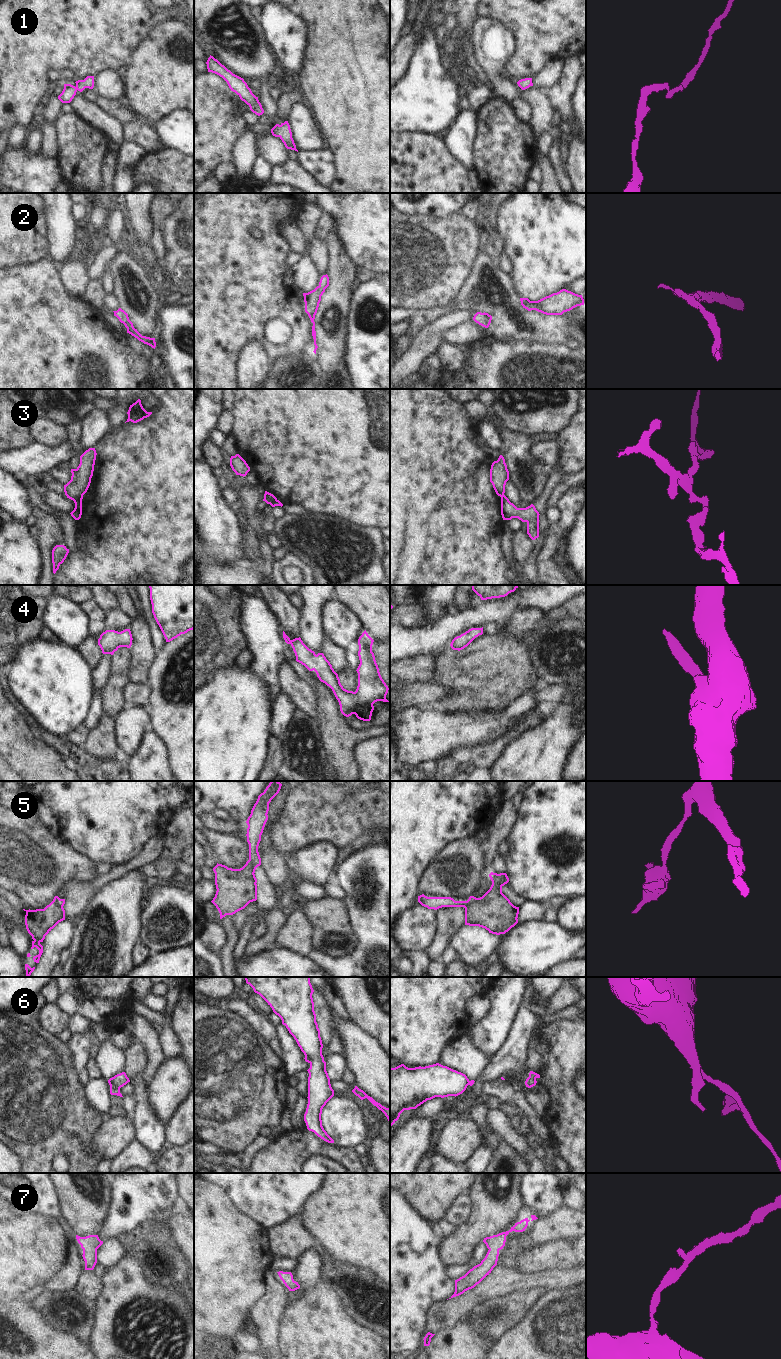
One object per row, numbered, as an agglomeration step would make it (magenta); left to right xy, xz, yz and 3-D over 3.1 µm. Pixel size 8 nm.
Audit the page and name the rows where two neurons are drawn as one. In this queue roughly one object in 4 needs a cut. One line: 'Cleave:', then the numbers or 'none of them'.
Cleave: 3, 5, 6

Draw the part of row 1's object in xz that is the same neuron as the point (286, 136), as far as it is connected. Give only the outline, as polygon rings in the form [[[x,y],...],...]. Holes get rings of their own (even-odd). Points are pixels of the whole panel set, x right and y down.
[[[285,121],[284,123],[281,123],[280,125],[276,124],[271,129],[271,133],[275,137],[279,137],[287,149],[295,150],[298,152],[298,150],[296,149],[294,140],[292,138],[292,132],[291,132],[288,121]]]

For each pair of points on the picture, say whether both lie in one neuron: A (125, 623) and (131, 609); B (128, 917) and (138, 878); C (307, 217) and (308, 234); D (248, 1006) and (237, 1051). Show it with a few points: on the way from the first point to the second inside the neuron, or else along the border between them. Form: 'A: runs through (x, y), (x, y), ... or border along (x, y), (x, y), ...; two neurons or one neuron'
A: border along (119, 608), (132, 618); two neurons
B: runs through (128, 907), (128, 892), (131, 888); one neuron
C: runs through (307, 221), (308, 230); one neuron
D: border along (224, 1008), (228, 1008), (245, 1018), (262, 1035); two neurons

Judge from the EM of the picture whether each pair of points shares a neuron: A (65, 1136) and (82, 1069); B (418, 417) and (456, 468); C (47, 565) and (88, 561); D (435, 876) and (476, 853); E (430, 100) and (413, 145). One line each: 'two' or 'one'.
A: two
B: one
C: two
D: one
E: two

